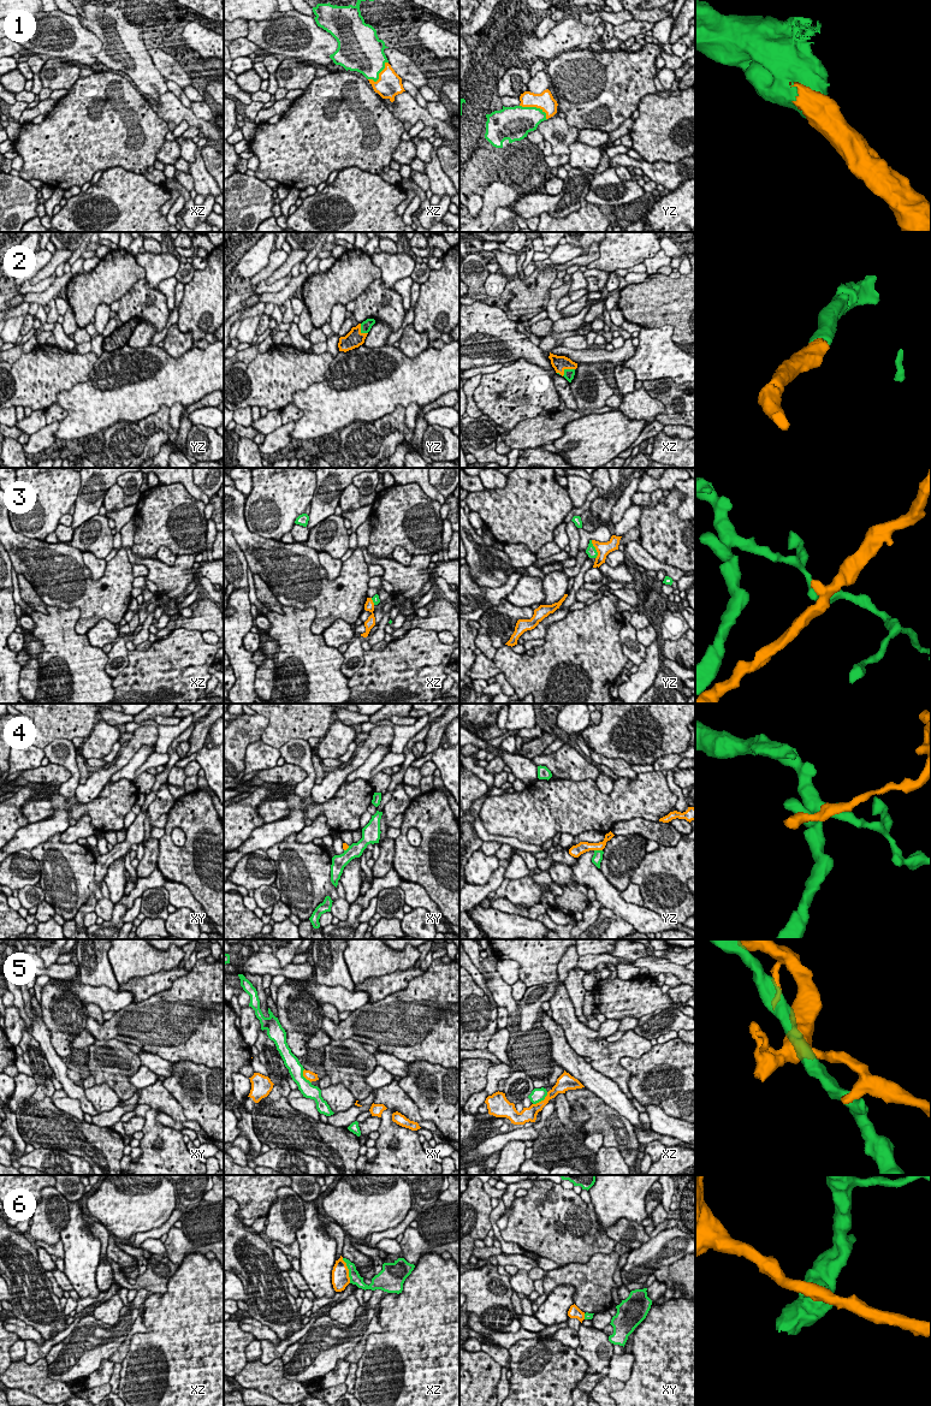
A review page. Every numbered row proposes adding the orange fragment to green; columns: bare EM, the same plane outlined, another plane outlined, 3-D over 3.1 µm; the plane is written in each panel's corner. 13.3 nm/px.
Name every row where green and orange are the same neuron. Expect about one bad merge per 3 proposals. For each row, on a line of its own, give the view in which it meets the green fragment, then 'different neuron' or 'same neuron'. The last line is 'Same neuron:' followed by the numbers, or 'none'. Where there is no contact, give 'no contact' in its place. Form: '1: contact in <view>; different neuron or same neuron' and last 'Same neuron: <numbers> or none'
1: contact in yz; same neuron
2: contact in xz; same neuron
3: contact in yz; different neuron
4: contact in yz; different neuron
5: contact in xz; different neuron
6: contact in xz; different neuron
Same neuron: 1, 2

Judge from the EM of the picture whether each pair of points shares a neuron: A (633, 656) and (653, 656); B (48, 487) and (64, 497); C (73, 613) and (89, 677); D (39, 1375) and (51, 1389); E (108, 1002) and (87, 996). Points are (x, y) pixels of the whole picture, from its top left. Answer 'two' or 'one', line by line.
A: two
B: one
C: one
D: one
E: one

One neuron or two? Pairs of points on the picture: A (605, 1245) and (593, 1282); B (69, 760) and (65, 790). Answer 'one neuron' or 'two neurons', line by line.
A: two neurons
B: one neuron

